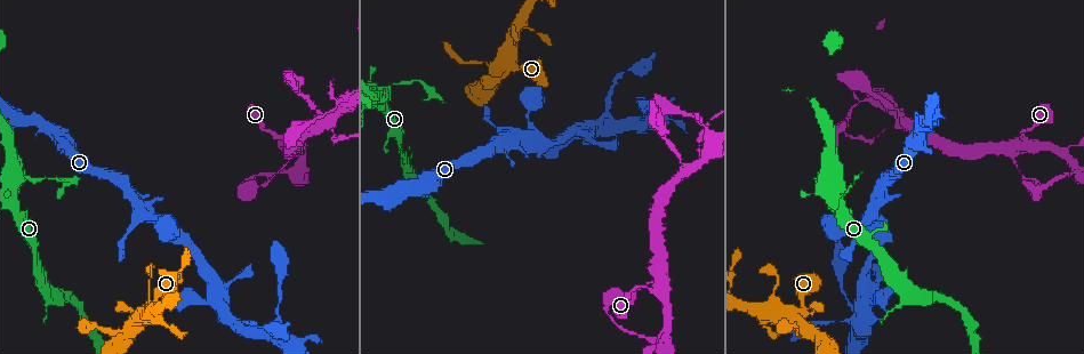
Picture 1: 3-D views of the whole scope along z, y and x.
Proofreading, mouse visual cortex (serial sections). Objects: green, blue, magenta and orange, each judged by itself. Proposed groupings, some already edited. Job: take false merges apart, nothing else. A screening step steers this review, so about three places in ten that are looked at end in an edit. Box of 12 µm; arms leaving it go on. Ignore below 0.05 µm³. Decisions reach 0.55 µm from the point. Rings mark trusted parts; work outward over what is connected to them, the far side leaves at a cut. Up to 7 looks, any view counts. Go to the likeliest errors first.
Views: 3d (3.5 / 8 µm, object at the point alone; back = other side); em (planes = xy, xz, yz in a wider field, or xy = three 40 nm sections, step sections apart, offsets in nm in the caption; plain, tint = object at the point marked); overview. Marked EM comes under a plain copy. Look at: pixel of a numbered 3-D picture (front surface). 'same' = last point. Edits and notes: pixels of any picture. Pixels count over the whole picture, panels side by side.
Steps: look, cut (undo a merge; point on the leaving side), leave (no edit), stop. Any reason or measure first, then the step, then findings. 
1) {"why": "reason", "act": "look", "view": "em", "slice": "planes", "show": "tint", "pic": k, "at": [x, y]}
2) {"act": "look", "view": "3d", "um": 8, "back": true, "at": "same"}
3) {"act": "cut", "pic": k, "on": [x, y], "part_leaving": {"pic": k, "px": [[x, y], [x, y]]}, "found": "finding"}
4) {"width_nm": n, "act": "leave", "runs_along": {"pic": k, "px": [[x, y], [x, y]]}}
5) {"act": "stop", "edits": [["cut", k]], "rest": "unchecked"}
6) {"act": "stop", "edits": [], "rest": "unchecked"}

{"why": "small branch off a trunk", "act": "look", "view": "3d", "um": 8, "pic": 1, "at": [904, 119]}

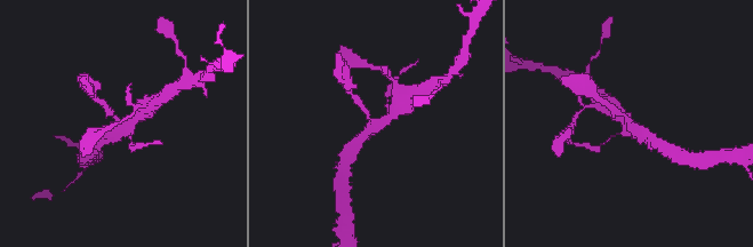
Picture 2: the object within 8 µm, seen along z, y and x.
{"why": "now the EM", "act": "look", "view": "em", "slice": "planes", "show": "tint", "pic": 2, "at": [123, 123]}

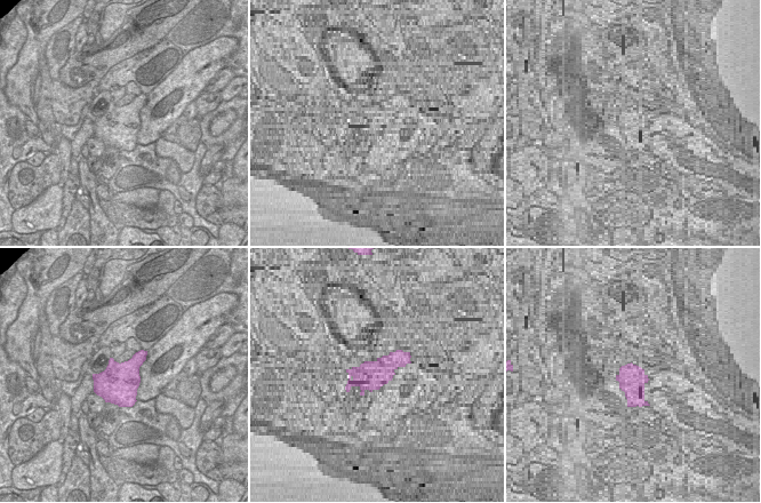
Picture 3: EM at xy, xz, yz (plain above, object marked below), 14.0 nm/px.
{"arm_widths_nm": [100, 200, 350, 400], "act": "leave", "runs_along": {"pic": 2, "px": [[357, 144], [395, 111], [398, 103]]}, "found": "continuous, no second cell"}

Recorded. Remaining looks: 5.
{"why": "thick turns thin", "act": "look", "view": "3d", "um": 3.5, "back": true, "pic": 1, "at": [801, 311]}

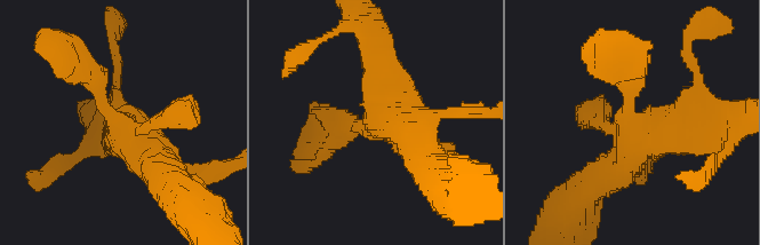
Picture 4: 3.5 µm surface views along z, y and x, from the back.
{"act": "look", "view": "em", "slice": "xy", "step": 1, "show": "tint", "pic": 4, "at": [633, 125]}

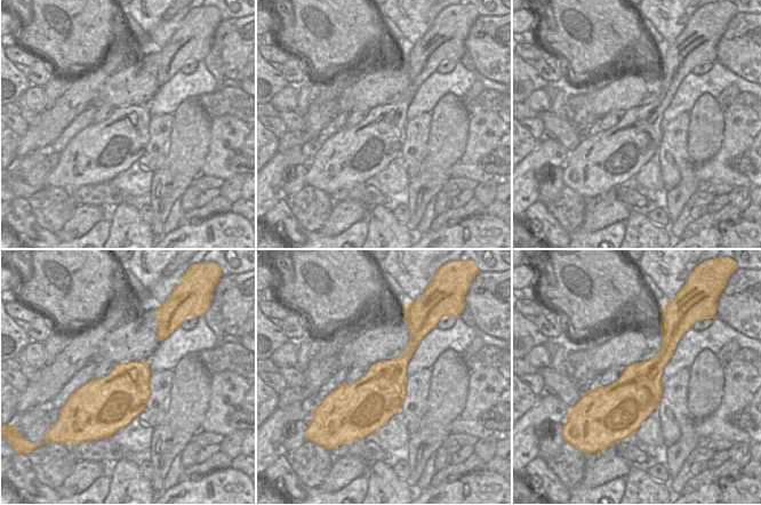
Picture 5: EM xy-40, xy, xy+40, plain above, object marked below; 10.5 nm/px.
{"act": "look", "view": "em", "slice": "planes", "show": "tint", "at": "same"}

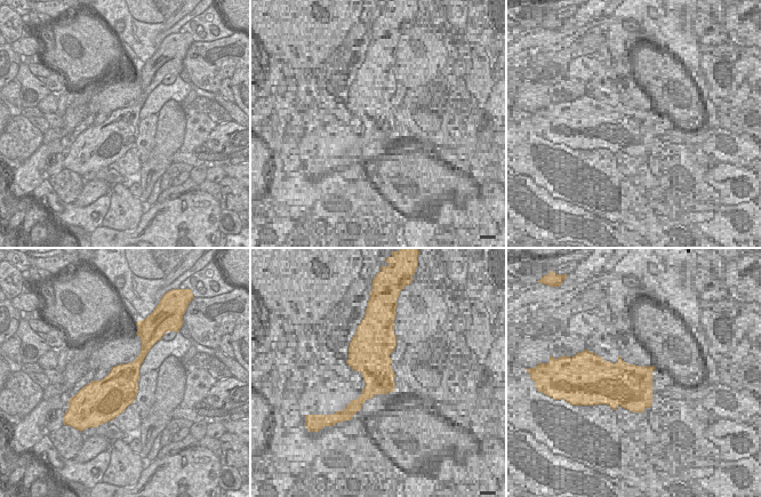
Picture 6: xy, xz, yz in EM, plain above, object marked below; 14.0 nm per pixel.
{"act": "leave", "found": "continuous, no second cell"}

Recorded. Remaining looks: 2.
{"why": "sudden change in width", "act": "look", "view": "3d", "um": 8, "back": true, "pic": 1, "at": [910, 286]}

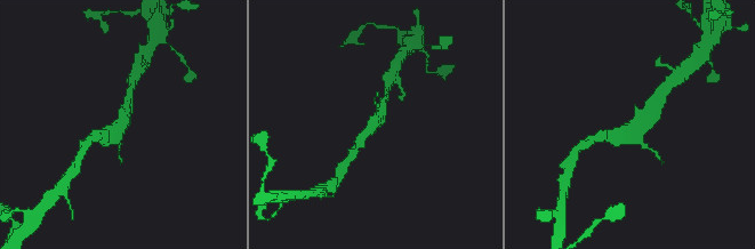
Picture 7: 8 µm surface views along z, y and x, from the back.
{"why": "shape alone is not enough", "act": "look", "view": "em", "slice": "xy", "step": 1, "show": "tint", "pic": 7, "at": [119, 126]}

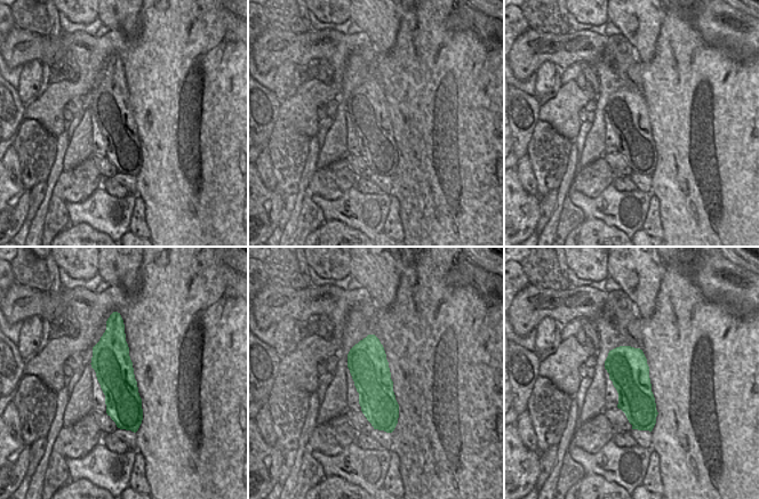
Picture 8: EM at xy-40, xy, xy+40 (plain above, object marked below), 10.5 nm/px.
{"act": "leave", "runs_along": {"pic": 8, "px": [[113, 326], [113, 369], [127, 424]]}, "found": "all the same cell"}

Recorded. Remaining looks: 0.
{"act": "stop", "edits": [], "rest": "unchecked"}

